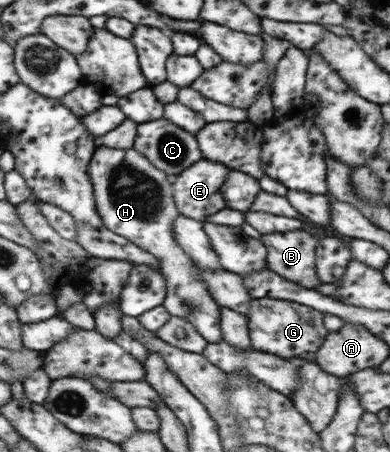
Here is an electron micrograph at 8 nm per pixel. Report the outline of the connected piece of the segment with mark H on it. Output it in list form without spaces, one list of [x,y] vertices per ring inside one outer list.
[[[98,147],[94,151],[88,165],[88,177],[95,195],[97,214],[100,214],[103,224],[161,262],[160,272],[167,285],[163,306],[168,313],[187,319],[208,343],[222,338],[219,305],[199,277],[198,266],[174,240],[173,221],[180,213],[173,200],[172,179],[134,149],[122,151],[108,147]]]

